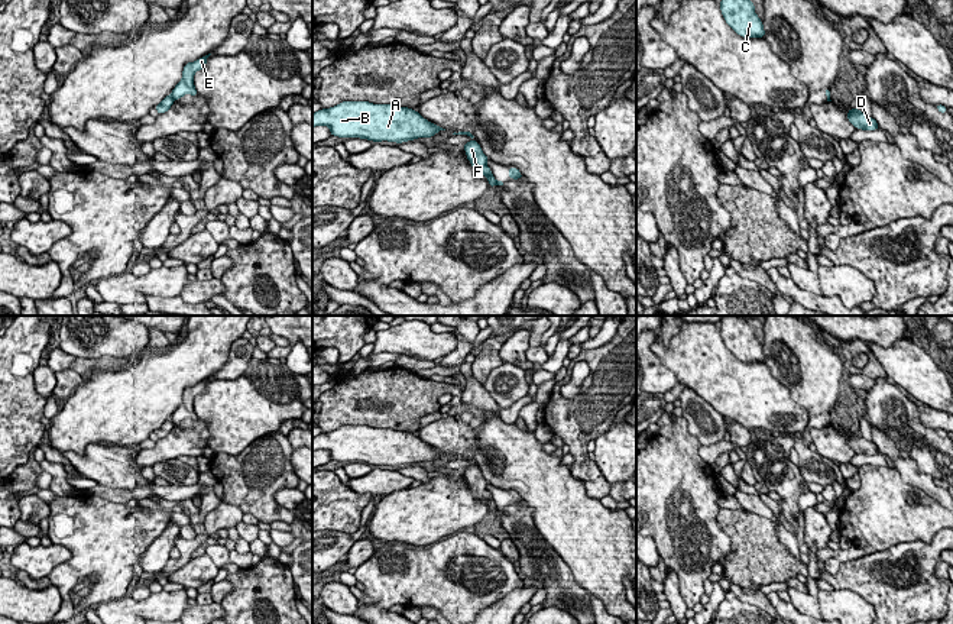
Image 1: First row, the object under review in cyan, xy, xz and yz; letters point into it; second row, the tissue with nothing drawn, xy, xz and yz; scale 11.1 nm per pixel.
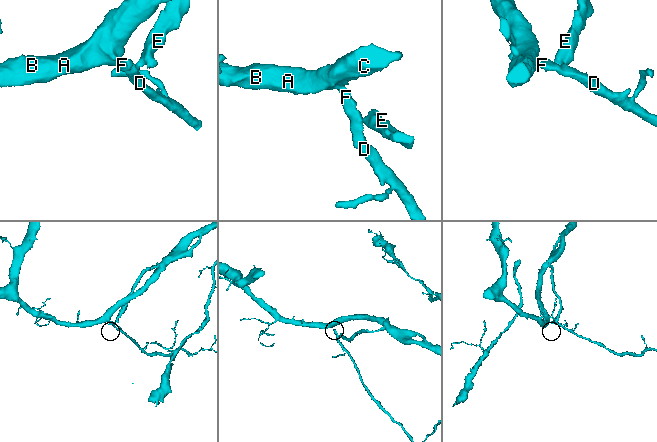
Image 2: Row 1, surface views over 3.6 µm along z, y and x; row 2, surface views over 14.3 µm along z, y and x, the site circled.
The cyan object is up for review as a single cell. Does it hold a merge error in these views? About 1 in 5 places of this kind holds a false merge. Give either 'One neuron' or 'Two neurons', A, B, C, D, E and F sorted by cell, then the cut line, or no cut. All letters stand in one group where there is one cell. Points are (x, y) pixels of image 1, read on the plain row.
Two neurons. Groups: A B C D F / E. Split along xy (169, 419), (174, 424)

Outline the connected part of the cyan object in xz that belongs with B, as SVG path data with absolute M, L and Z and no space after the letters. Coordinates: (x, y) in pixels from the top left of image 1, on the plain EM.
M343 426L334 431L321 433L312 437L312 452L315 450L328 450L331 460L396 468L432 462L445 455L414 433L369 426Z

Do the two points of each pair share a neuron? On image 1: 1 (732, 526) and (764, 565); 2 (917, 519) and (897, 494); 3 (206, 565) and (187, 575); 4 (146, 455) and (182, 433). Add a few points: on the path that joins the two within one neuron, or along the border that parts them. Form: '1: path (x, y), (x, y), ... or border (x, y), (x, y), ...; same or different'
1: path (742, 536), (755, 549), (757, 555); same
2: path (911, 513), (898, 500); same
3: path (201, 569), (191, 575); same
4: path (155, 455), (174, 442); same

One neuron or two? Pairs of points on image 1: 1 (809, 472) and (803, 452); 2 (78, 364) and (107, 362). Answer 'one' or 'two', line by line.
1: one
2: one

